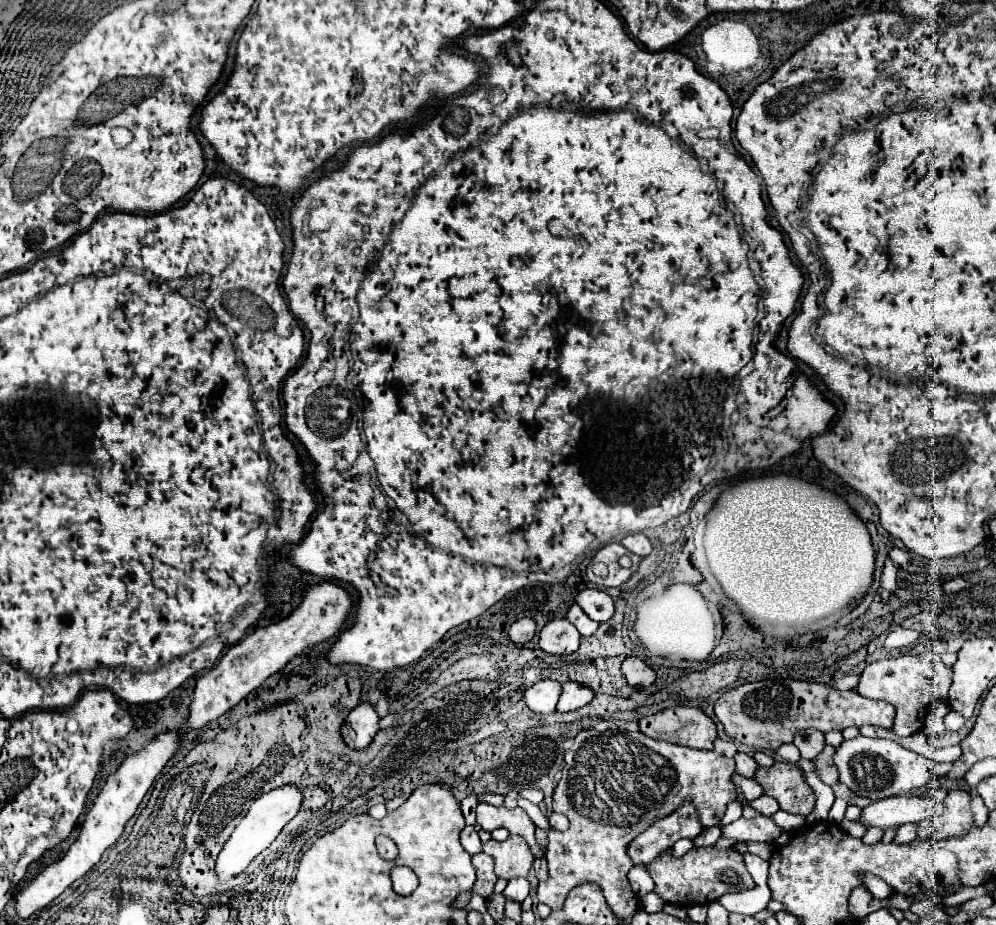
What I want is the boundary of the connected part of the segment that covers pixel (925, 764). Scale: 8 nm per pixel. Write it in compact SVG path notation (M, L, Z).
M856 736L844 740L834 754L834 766L844 782L854 794L906 794L914 788L922 788L934 774L950 772L952 764L938 764L924 756L918 756L892 740L876 740Z

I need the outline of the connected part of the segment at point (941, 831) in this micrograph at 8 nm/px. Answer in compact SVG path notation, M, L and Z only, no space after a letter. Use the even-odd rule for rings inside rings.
M954 788L948 792L944 800L944 814L932 816L918 826L918 840L926 842L930 838L952 838L964 836L968 828L974 824L974 816L970 812L972 794L962 788Z

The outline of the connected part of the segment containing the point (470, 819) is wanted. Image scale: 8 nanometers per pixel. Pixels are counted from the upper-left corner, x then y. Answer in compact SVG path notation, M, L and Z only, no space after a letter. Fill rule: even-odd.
M466 796L462 802L460 802L460 810L462 810L462 816L464 816L464 820L466 820L466 824L476 824L476 806L478 806L478 802L476 802L476 796Z

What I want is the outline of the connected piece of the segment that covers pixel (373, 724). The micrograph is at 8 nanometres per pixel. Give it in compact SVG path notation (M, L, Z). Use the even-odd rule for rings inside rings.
M368 702L358 704L348 714L346 722L341 727L343 740L354 750L366 748L378 732L378 722L380 722L380 718L372 704L368 704Z

